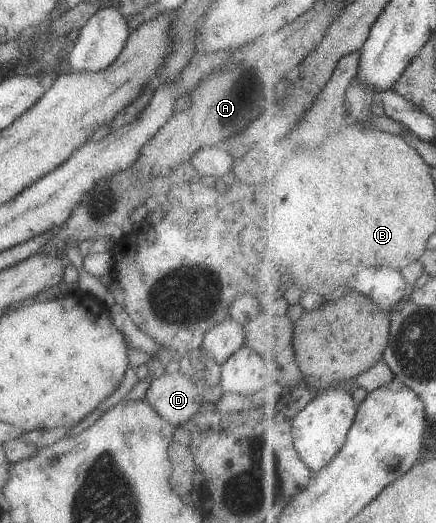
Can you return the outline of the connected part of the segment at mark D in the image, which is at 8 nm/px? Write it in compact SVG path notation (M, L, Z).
M177 371L151 380L145 399L161 417L177 428L188 422L201 409L203 402L215 404L224 392L220 384L203 392Z

